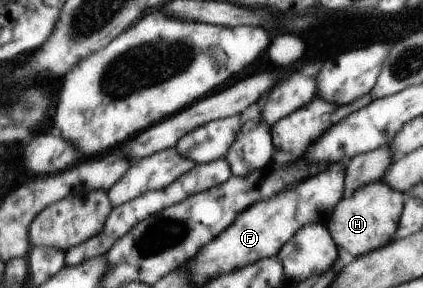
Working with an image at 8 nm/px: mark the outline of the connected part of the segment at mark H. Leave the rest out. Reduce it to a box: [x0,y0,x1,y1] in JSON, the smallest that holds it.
[326,182,405,258]

